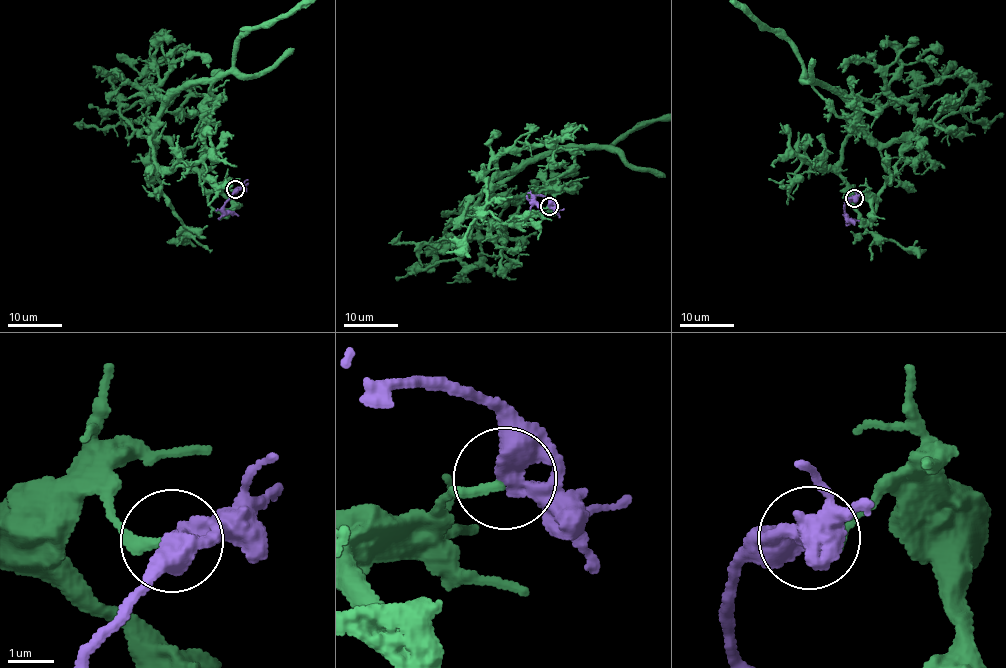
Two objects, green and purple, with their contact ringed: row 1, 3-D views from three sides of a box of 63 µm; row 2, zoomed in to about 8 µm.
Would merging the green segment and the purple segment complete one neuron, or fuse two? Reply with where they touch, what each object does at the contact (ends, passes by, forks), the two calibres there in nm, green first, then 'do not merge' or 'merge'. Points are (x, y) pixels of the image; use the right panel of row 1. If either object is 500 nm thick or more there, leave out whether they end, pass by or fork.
place (854, 198); calibres 200 and 600 nm; do not merge

